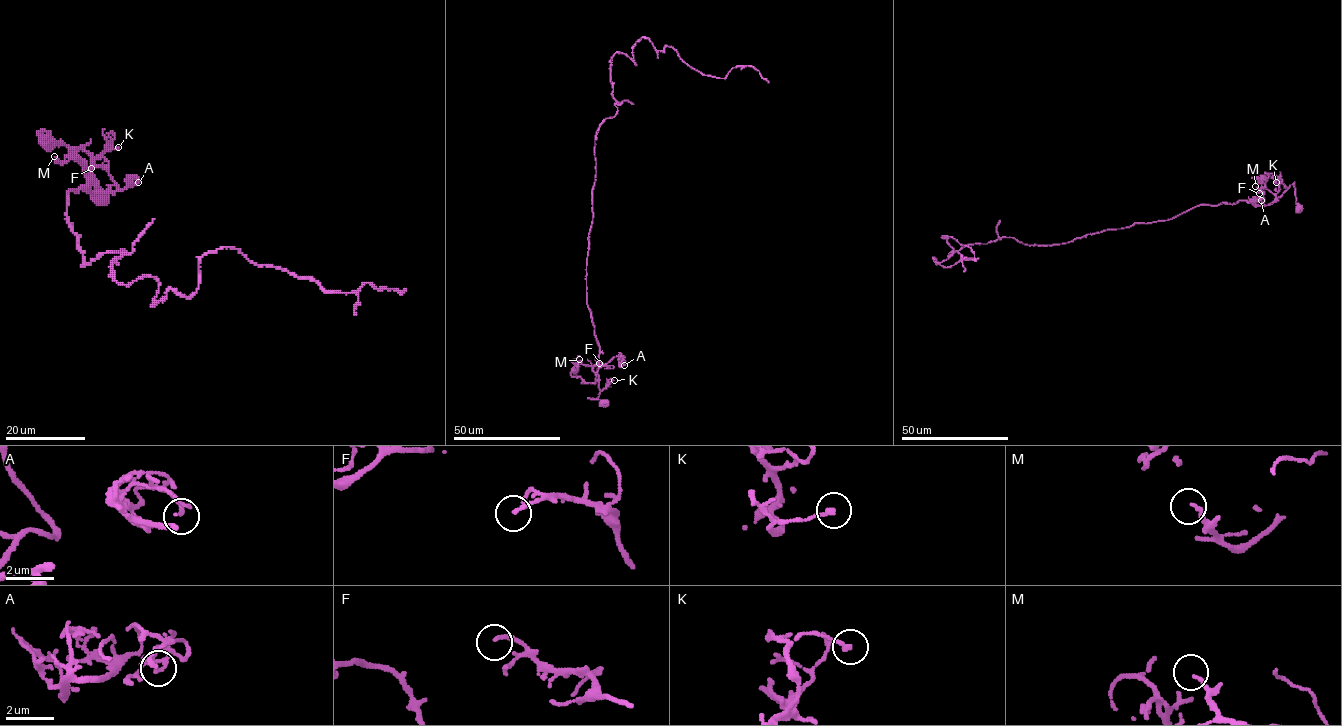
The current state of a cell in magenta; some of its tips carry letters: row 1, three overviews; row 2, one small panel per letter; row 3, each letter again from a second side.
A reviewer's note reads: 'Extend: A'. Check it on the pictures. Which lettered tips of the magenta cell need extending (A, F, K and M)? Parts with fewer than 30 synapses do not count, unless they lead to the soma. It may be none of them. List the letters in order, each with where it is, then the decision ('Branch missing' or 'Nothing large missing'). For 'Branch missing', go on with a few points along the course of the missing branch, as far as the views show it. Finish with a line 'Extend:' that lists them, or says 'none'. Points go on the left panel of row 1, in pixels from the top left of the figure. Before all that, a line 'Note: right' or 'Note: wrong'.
Note: wrong
A: Place: (138, 182). Nothing large missing
F: Place: (91, 168). Nothing large missing
K: Place: (118, 147). Nothing large missing
M: Place: (54, 156). Nothing large missing
Extend: none

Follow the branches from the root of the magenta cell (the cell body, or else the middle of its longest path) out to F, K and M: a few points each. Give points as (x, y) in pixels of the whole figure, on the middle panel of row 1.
F: (603, 402), (589, 398), (599, 394), (598, 369), (605, 365), (613, 368), (599, 363)
K: (603, 402), (589, 398), (596, 398), (609, 384), (608, 380), (614, 380)
M: (603, 402), (589, 398), (599, 395), (598, 382), (592, 367), (579, 359)

